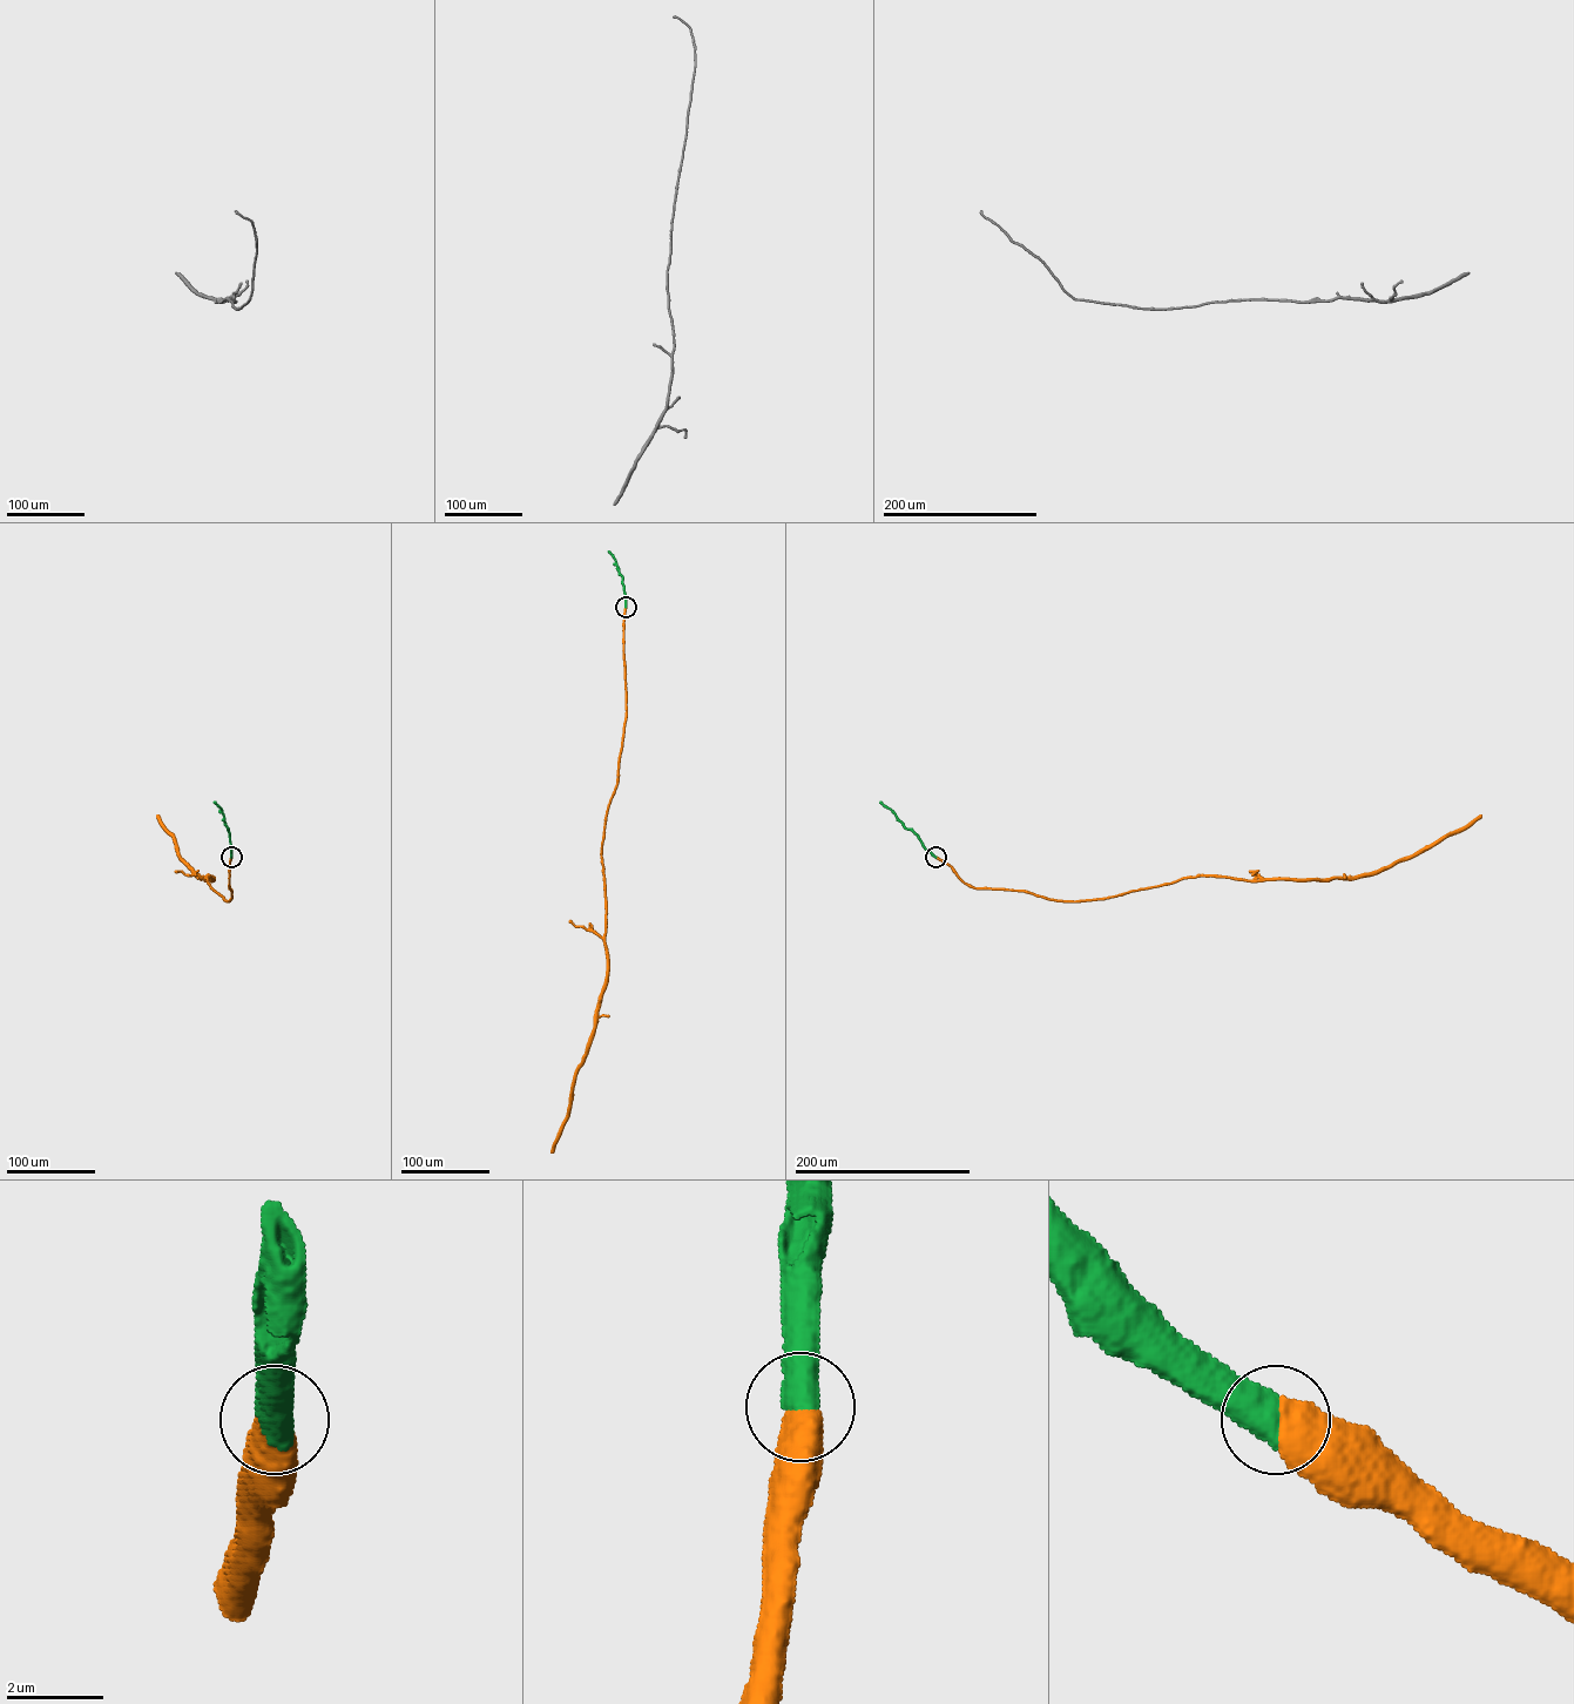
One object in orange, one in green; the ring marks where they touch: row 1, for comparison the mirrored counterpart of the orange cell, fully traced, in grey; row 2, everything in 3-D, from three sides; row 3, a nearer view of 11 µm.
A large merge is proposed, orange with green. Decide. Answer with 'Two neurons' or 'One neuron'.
One neuron

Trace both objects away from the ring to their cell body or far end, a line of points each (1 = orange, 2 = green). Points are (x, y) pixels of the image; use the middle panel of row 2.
1: (626, 607), (626, 718), (617, 780), (606, 817), (601, 854), (607, 973), (592, 1036)
2: (626, 607), (622, 577), (608, 552)

